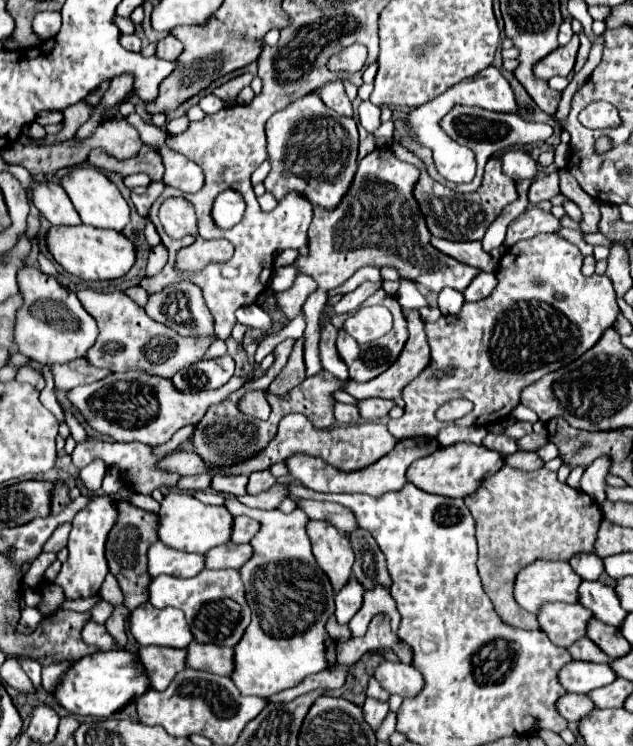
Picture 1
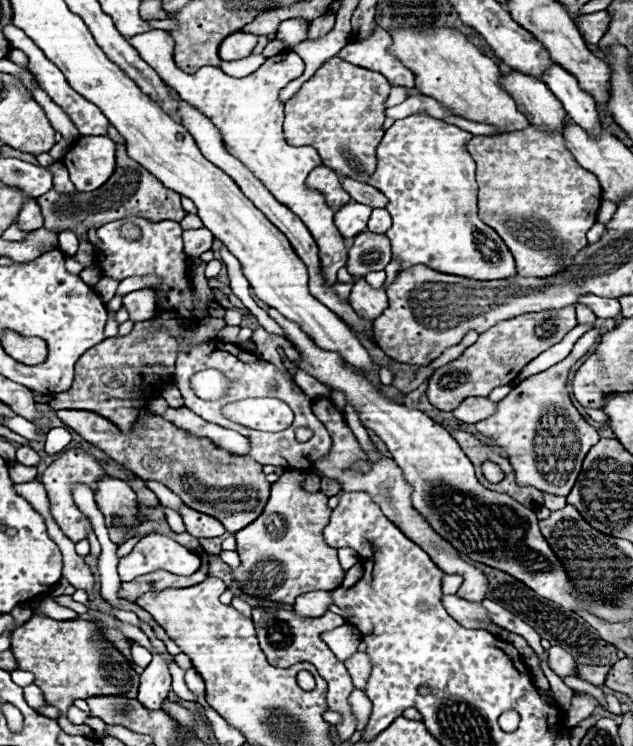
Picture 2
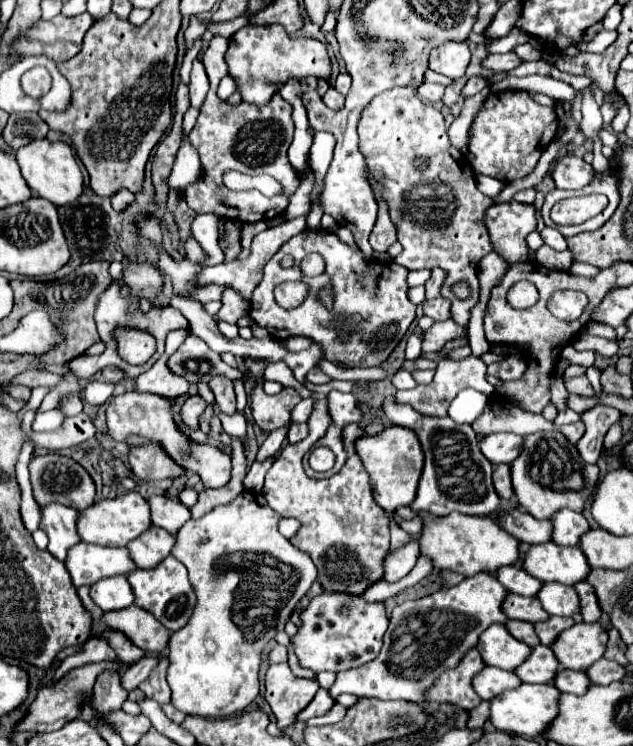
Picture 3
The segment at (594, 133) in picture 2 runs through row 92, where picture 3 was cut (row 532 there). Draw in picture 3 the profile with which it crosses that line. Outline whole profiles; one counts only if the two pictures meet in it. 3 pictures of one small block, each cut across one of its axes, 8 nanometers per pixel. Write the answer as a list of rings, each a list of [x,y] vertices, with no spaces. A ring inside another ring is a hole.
[[[560,510],[554,518],[554,542],[558,546],[578,546],[580,538],[590,530],[588,520],[574,510]]]

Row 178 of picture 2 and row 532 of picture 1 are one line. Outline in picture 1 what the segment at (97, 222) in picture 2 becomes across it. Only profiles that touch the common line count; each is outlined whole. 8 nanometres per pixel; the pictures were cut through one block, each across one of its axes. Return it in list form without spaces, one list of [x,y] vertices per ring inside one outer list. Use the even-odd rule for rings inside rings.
[[[116,502],[116,510],[118,510],[118,520],[108,532],[108,540],[106,540],[106,560],[108,560],[110,572],[120,582],[126,608],[134,610],[136,606],[148,600],[148,590],[144,590],[144,586],[148,586],[152,576],[148,574],[148,568],[146,568],[146,552],[158,540],[156,538],[156,514],[136,508],[130,502]]]

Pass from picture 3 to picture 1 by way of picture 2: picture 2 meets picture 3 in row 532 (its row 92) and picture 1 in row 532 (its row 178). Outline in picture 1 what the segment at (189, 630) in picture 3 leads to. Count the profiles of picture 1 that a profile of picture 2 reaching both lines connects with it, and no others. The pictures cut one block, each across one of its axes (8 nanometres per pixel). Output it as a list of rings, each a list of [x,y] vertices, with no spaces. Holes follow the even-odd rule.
[[[234,496],[226,498],[224,506],[234,516],[250,516],[262,524],[260,532],[250,542],[254,556],[240,568],[246,600],[252,608],[252,624],[234,646],[236,670],[232,680],[242,694],[268,698],[336,664],[336,642],[326,632],[326,622],[334,614],[334,590],[328,576],[314,560],[304,510],[296,508],[292,514],[254,510]]]

